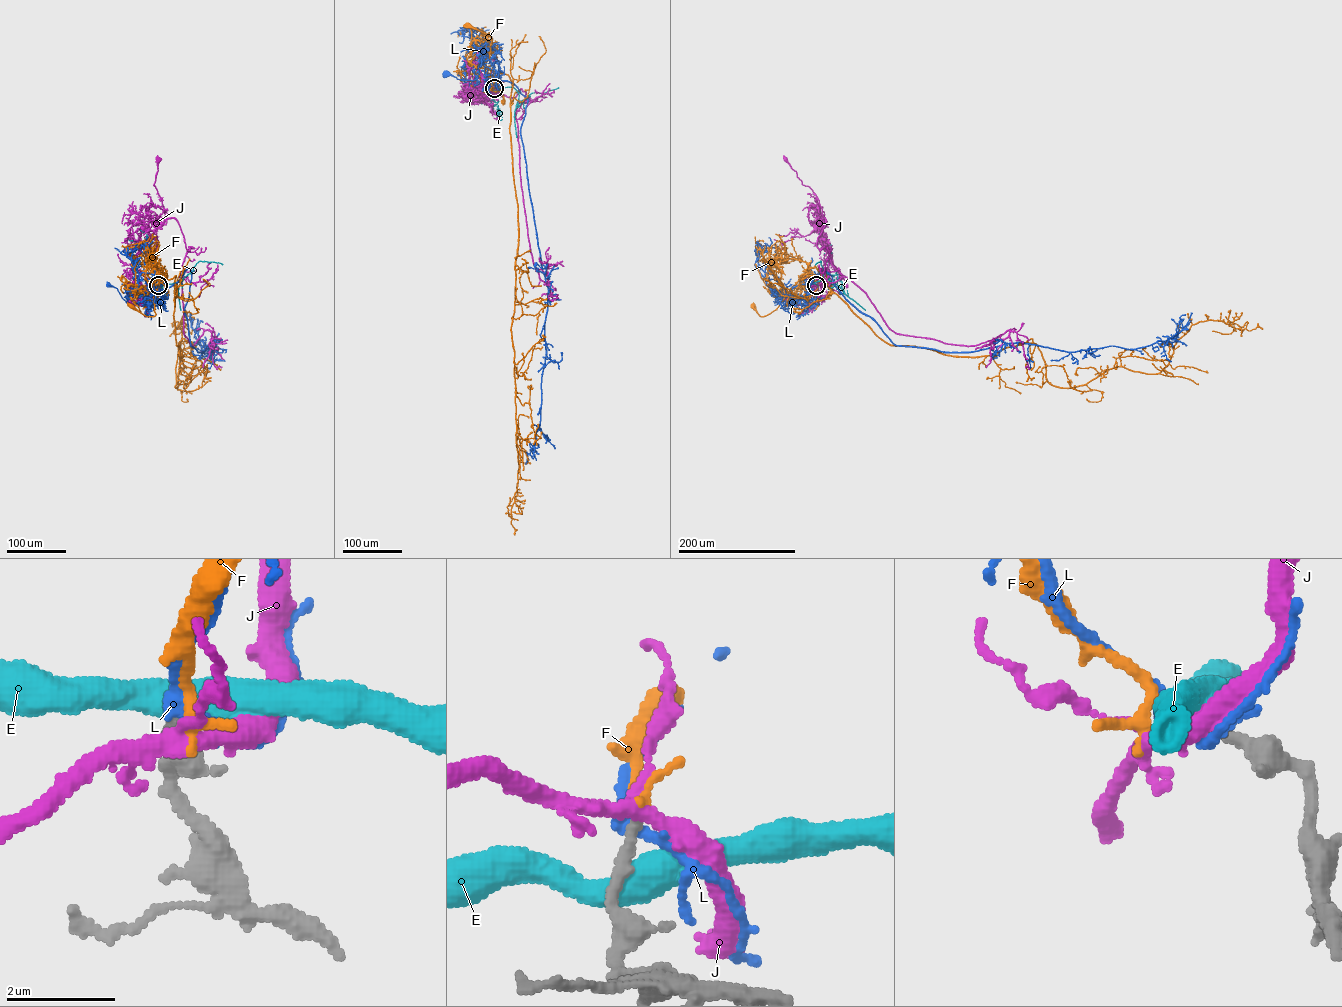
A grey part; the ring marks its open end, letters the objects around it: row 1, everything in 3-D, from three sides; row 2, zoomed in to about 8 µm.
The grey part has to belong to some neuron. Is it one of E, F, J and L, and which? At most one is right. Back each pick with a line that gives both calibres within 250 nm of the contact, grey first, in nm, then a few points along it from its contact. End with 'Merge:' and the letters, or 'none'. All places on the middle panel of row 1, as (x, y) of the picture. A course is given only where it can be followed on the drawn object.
F: calibres 200 and 200 nm; course (494, 88), (493, 72), (485, 65), (492, 39), (467, 25)
Merge: F

